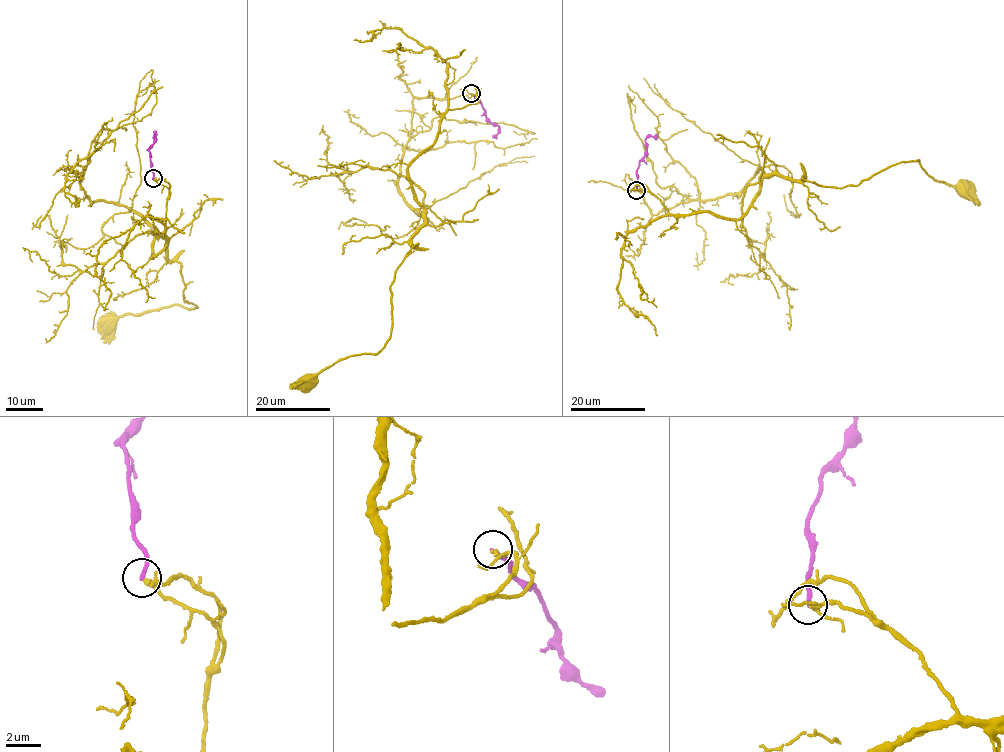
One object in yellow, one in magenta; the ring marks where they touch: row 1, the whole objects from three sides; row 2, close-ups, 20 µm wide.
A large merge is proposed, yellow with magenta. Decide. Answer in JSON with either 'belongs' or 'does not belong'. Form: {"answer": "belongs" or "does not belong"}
{"answer": "does not belong"}

